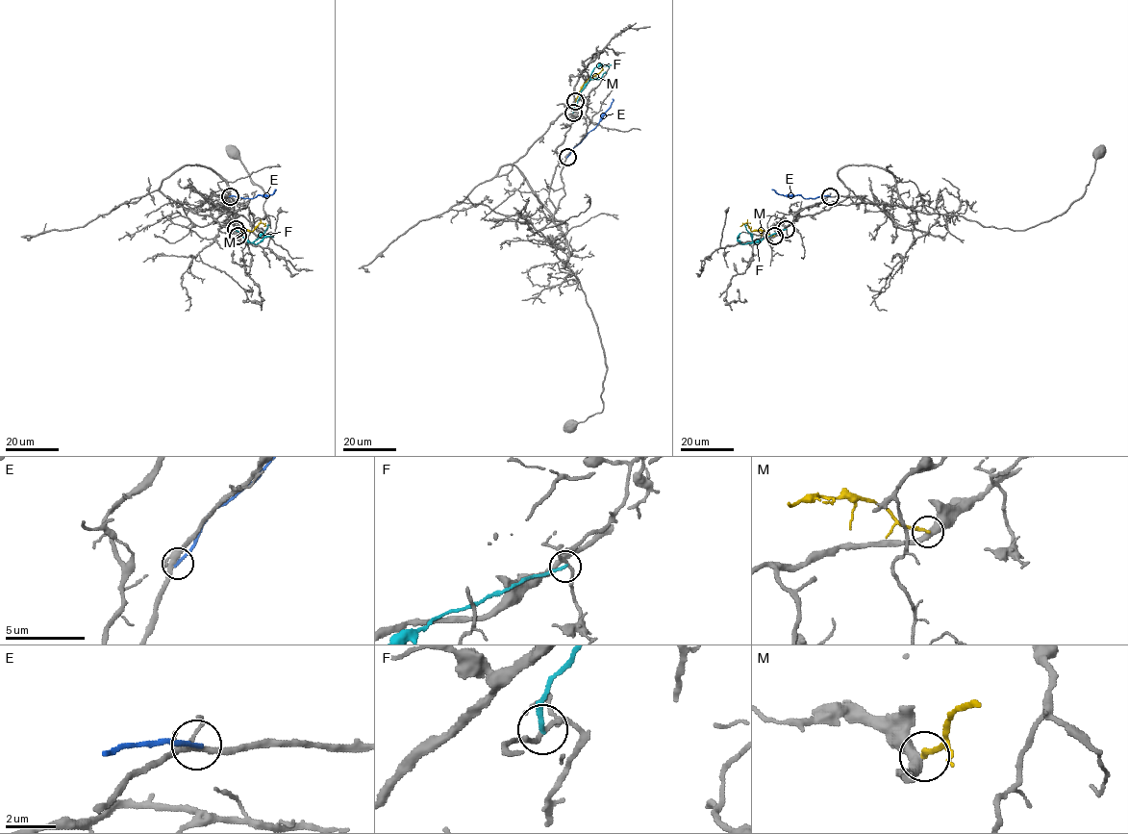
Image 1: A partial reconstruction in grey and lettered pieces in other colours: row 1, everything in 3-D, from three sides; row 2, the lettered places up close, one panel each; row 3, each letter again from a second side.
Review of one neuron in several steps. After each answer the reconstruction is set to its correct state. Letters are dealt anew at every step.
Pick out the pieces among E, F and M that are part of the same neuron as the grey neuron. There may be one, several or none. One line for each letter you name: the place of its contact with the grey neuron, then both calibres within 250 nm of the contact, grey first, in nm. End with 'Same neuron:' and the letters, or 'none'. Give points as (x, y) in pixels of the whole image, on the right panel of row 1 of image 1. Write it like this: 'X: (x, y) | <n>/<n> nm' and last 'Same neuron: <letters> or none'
Same neuron: none

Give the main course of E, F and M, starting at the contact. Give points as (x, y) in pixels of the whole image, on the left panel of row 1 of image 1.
E: (230, 195), (255, 197), (271, 195), (275, 189)
F: (236, 229), (255, 243), (268, 236), (273, 237)
M: (238, 236), (241, 231), (251, 231), (262, 223), (263, 226)

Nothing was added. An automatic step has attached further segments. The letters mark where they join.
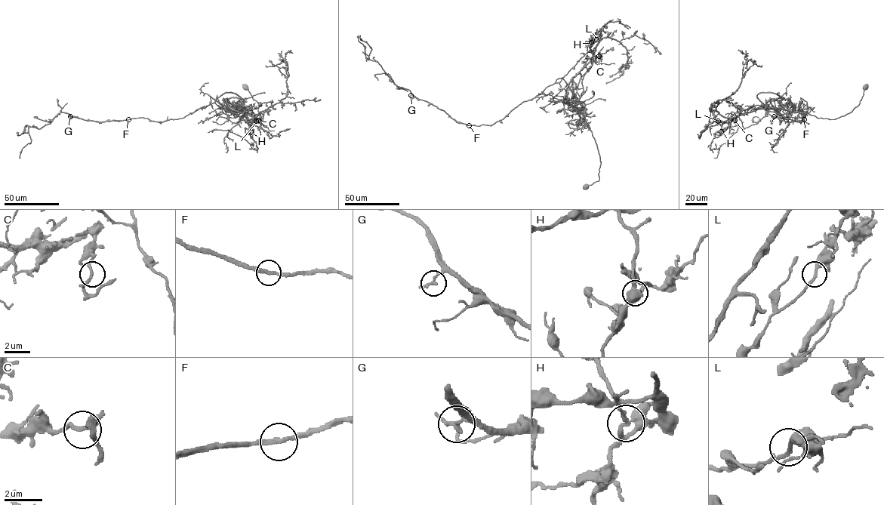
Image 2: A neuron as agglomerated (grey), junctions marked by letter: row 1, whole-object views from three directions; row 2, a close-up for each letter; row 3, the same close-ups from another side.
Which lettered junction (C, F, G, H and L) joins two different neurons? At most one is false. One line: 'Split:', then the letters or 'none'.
Split: H

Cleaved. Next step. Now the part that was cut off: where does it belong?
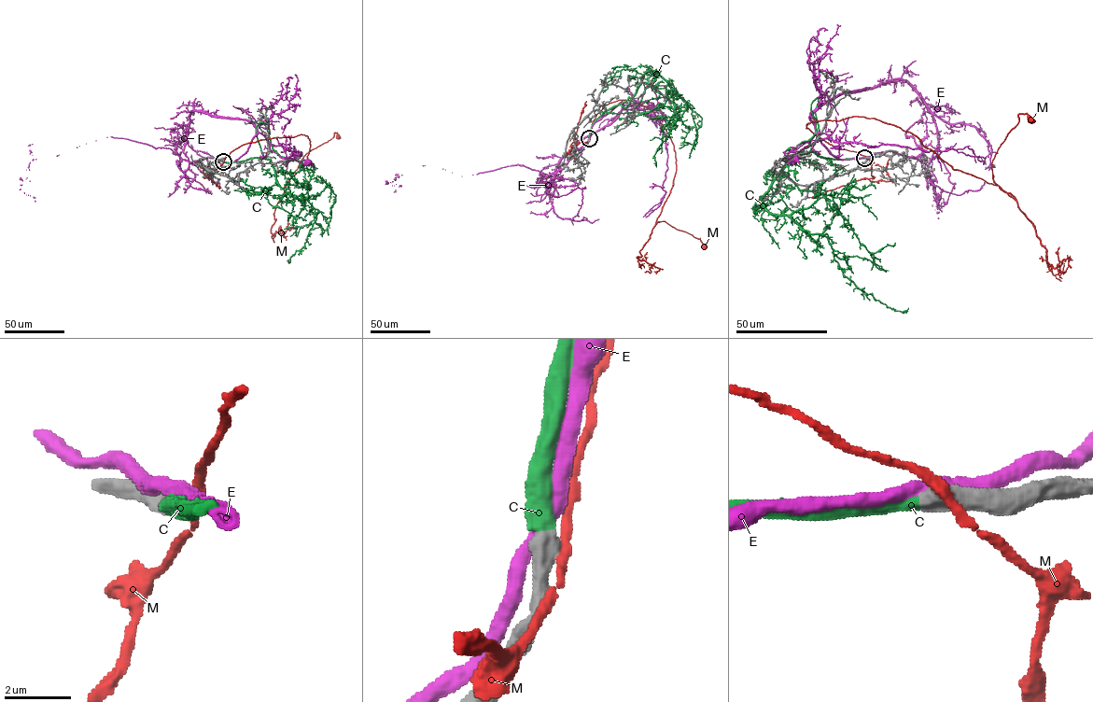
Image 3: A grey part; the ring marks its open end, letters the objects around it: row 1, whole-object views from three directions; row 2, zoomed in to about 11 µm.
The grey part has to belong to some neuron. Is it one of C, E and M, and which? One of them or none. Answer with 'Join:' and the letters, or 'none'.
Join: C

